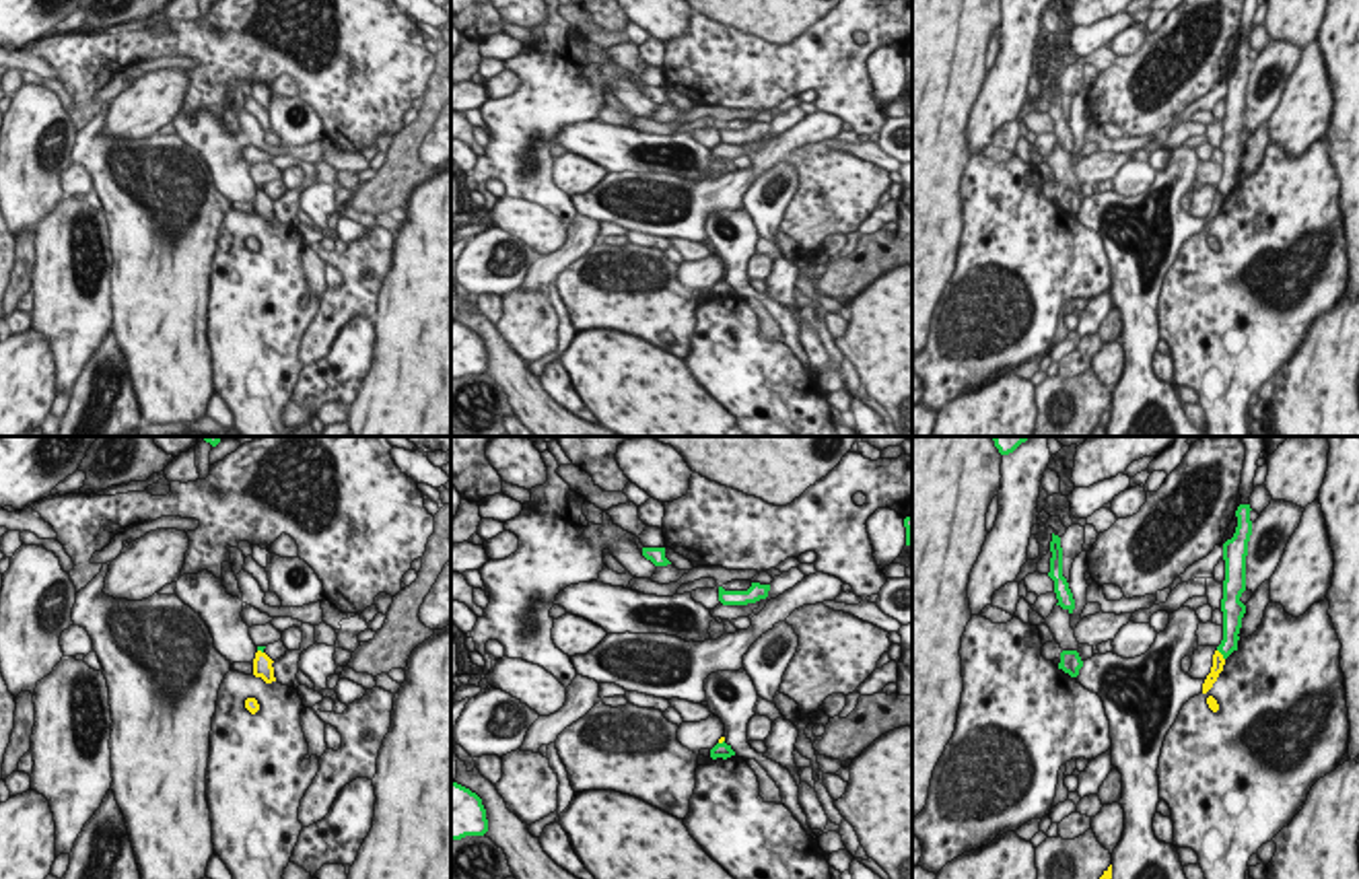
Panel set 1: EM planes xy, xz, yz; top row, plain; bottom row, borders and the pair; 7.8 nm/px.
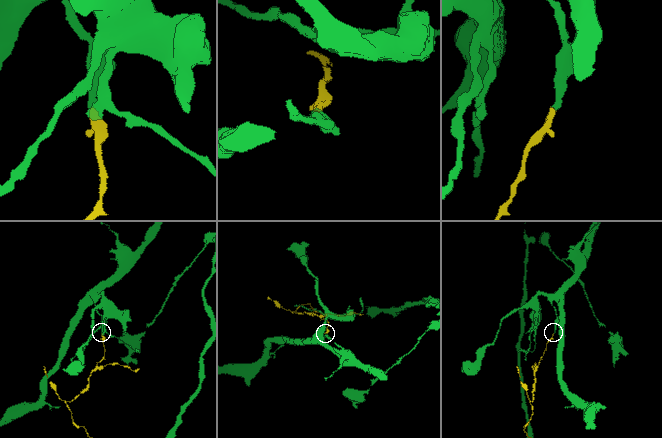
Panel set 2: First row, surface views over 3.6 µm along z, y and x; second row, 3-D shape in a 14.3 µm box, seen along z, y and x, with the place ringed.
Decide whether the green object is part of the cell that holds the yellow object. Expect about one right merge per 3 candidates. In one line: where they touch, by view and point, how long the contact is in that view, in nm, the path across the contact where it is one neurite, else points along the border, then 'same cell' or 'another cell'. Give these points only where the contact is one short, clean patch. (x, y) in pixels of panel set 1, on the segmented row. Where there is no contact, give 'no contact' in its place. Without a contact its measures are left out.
contact yz (1222, 655); length 110 nm; border yz (1217, 649), (1224, 659); another cell

